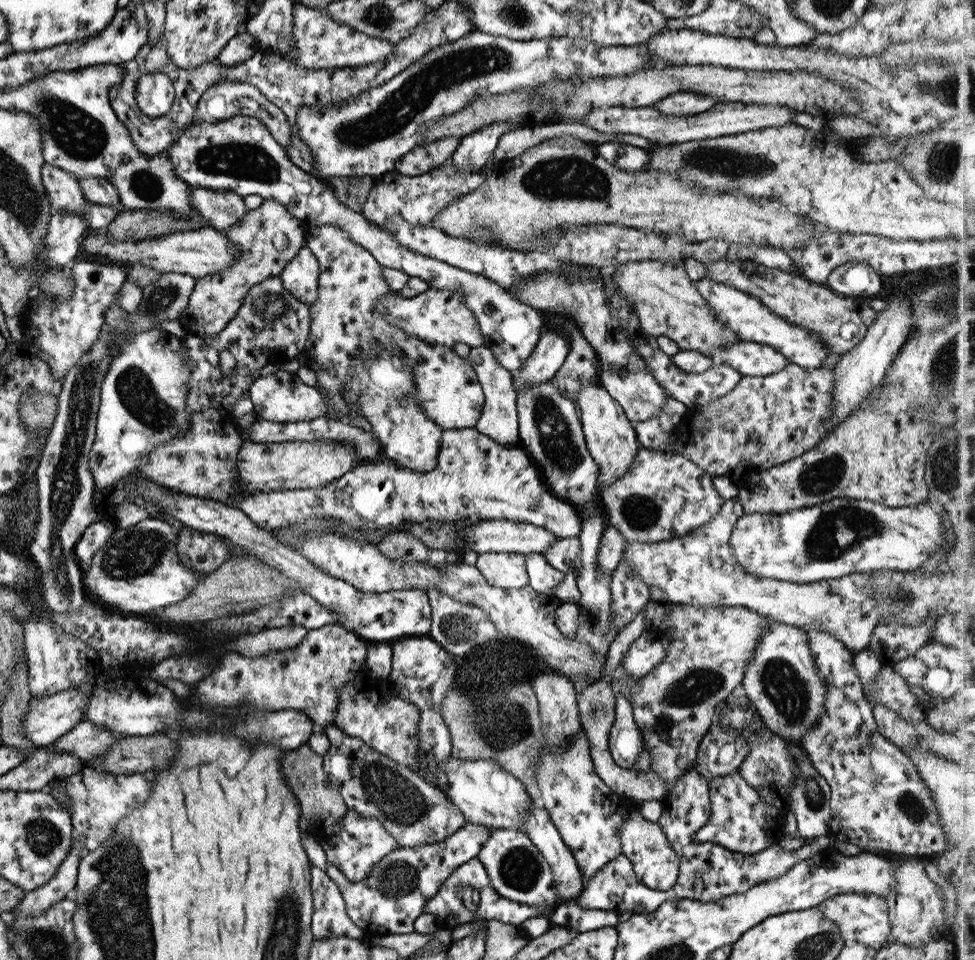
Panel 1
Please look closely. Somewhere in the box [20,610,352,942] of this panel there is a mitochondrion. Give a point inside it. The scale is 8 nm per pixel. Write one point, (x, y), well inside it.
(42, 836)

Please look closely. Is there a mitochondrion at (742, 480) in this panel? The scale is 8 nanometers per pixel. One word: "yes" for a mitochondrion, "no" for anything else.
no

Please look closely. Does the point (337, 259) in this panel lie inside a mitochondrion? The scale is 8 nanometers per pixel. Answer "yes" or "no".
no

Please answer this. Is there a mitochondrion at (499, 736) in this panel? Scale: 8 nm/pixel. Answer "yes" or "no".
yes

